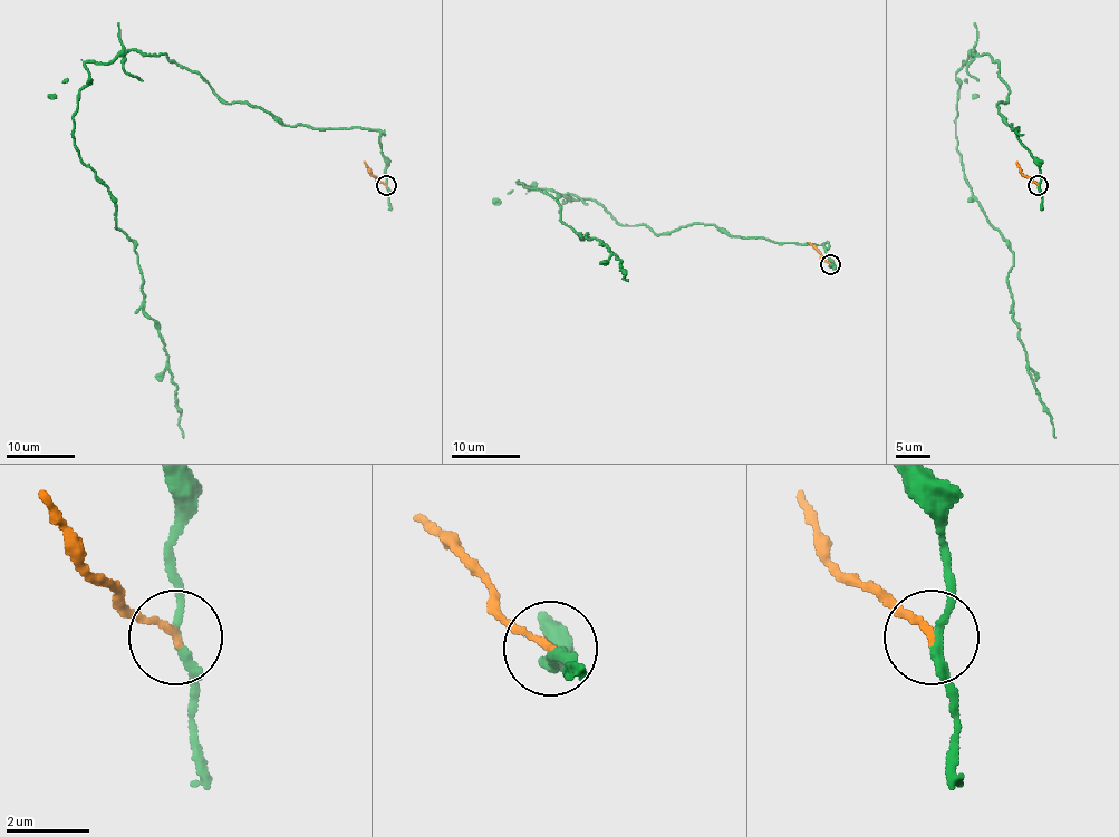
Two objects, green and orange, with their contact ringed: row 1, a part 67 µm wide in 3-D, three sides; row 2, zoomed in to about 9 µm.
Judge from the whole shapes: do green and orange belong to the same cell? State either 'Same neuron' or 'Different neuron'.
Different neuron

